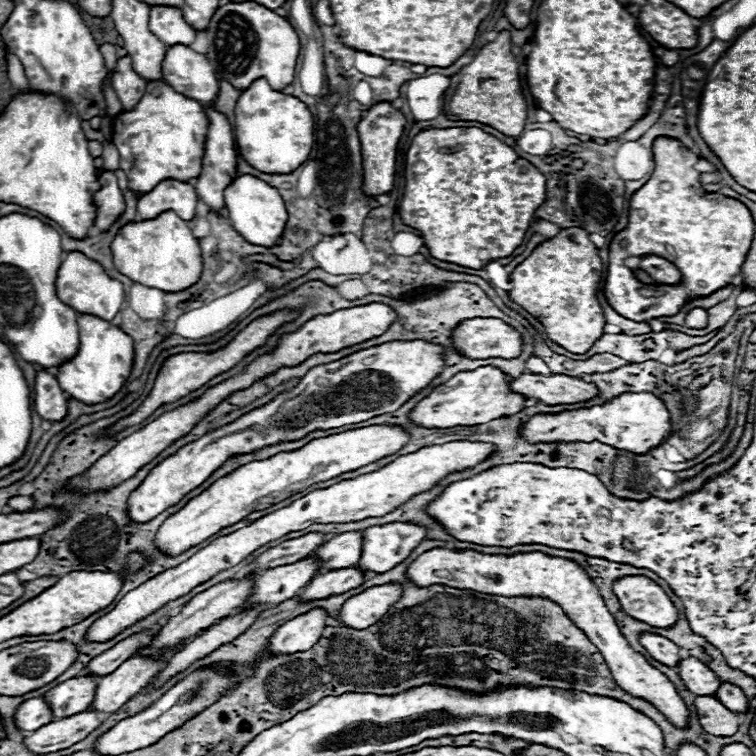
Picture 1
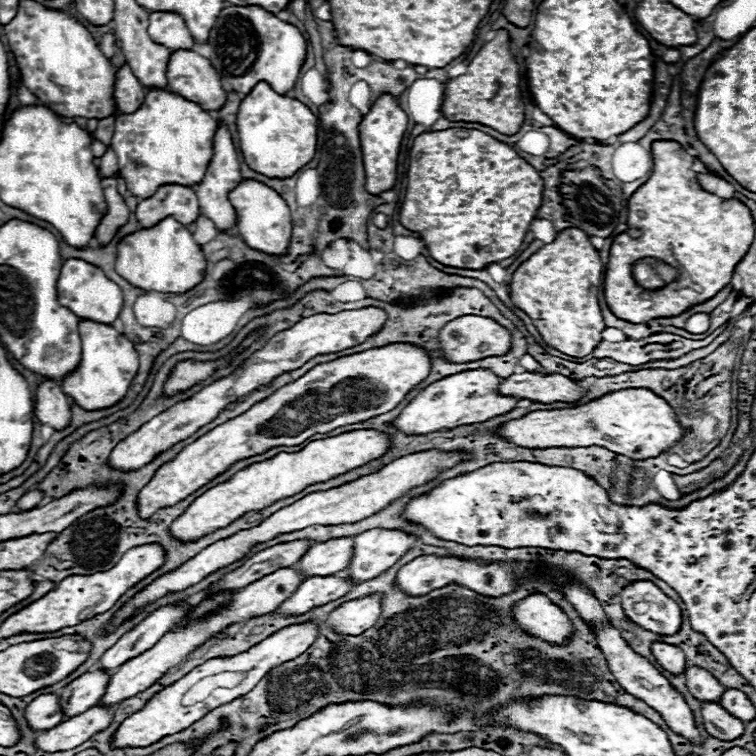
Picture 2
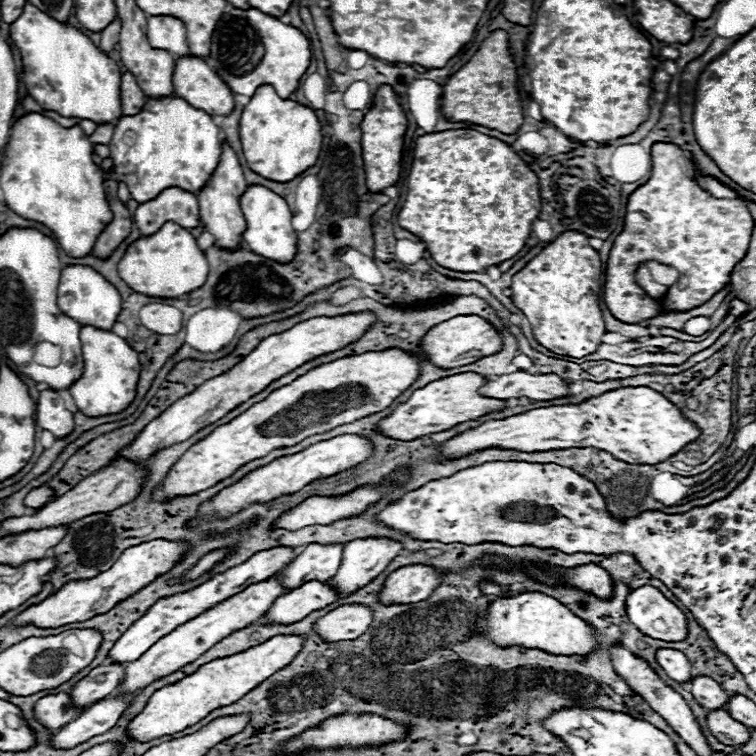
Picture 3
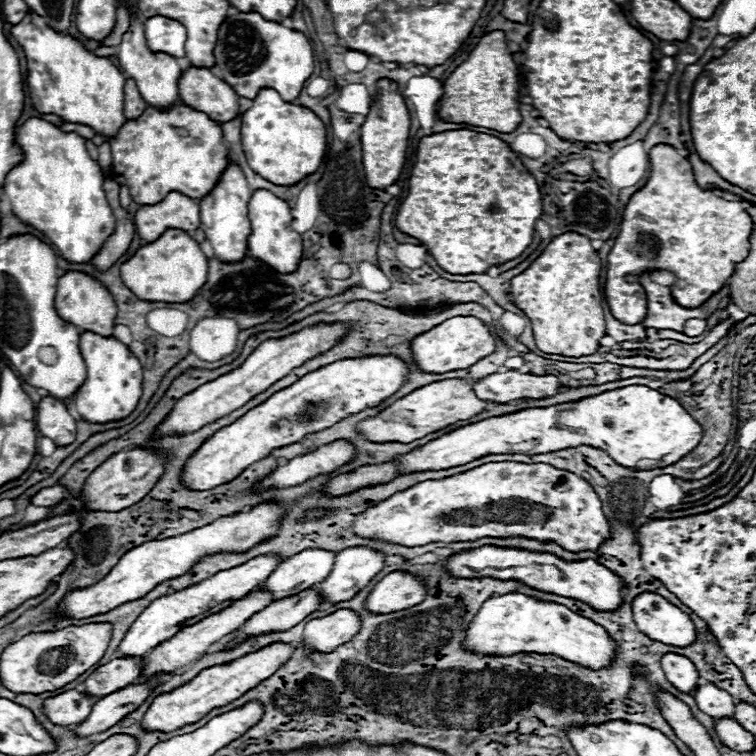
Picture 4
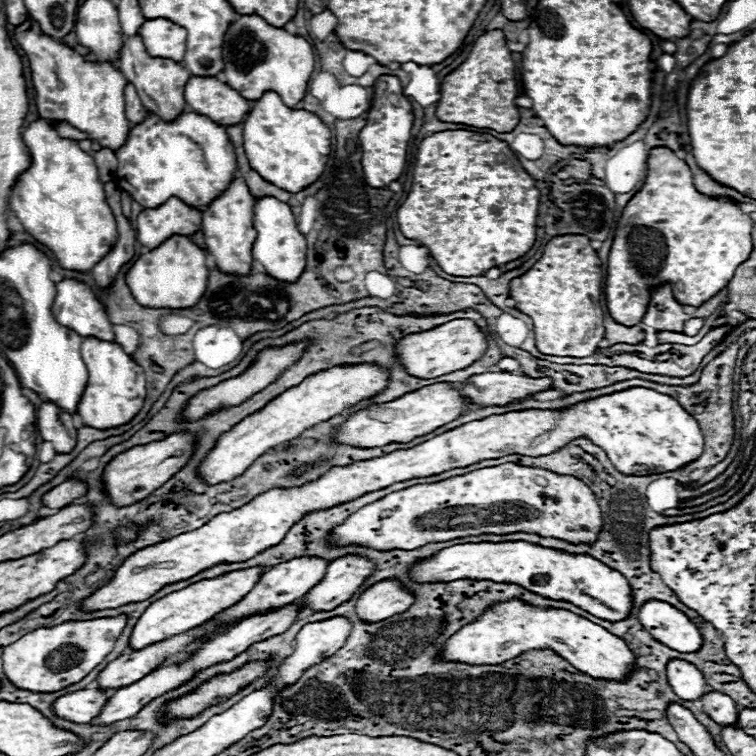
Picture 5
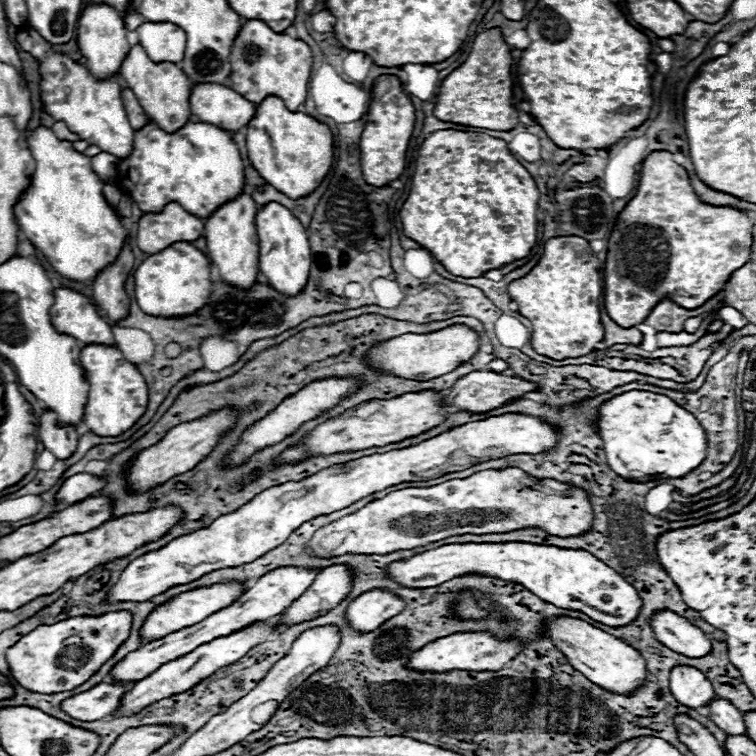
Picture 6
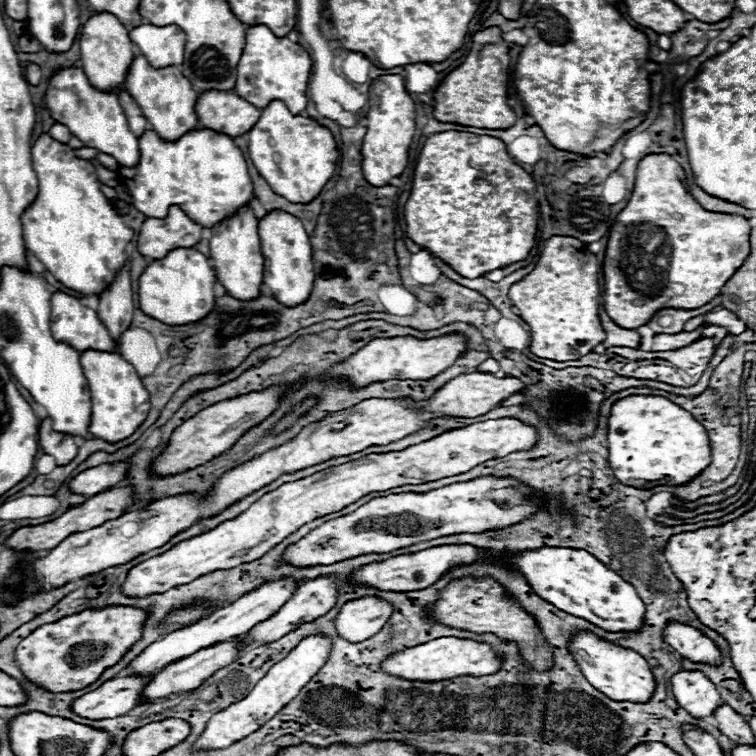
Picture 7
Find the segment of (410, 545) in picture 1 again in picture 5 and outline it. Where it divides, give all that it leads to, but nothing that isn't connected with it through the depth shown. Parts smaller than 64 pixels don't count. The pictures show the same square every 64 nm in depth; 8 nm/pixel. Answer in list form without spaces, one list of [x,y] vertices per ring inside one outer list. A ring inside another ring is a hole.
[[[344,556],[330,562],[324,578],[304,594],[300,606],[310,612],[332,610],[350,600],[360,584],[372,574],[372,570],[374,564],[358,556]]]

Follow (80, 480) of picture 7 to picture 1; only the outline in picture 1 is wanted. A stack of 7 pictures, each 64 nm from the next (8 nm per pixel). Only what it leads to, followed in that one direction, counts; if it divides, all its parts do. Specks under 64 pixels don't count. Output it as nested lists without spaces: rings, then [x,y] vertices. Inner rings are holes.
[[[14,496],[14,498],[8,502],[8,506],[10,506],[12,510],[16,510],[16,512],[26,512],[26,510],[30,510],[30,508],[34,506],[34,498],[32,498],[32,496]]]

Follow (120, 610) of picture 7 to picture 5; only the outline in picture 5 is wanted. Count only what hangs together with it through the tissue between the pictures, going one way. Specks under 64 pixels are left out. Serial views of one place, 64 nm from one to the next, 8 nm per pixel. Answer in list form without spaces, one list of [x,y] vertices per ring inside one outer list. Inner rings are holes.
[[[120,614],[116,618],[68,620],[52,628],[32,630],[4,648],[4,674],[16,688],[30,692],[58,692],[70,684],[80,682],[112,652],[116,640],[126,628],[126,620],[126,614]]]

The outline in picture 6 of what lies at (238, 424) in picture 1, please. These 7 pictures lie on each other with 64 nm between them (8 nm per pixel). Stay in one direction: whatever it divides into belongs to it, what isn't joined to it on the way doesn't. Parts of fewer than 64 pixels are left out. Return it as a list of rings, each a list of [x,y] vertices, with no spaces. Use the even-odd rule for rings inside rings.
[[[328,378],[328,380],[318,380],[318,382],[312,382],[310,386],[306,386],[304,390],[300,390],[298,394],[286,398],[276,410],[272,410],[264,420],[260,420],[258,424],[254,424],[248,432],[244,432],[242,436],[242,442],[238,444],[236,452],[232,454],[232,462],[234,464],[240,464],[244,462],[250,454],[254,454],[256,450],[262,450],[264,444],[276,444],[276,440],[284,440],[284,436],[290,436],[292,432],[298,430],[298,426],[306,420],[312,420],[316,416],[320,416],[322,412],[330,410],[332,406],[336,406],[340,402],[340,398],[348,392],[356,392],[358,386],[356,386],[358,380],[338,380],[338,378]]]

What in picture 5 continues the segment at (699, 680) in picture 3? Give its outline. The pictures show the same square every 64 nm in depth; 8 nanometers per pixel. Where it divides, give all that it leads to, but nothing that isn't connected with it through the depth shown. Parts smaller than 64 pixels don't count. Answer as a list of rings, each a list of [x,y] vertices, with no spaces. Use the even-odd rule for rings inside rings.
[[[708,692],[702,696],[704,712],[720,726],[738,726],[738,706],[730,696],[724,696],[720,692]]]

